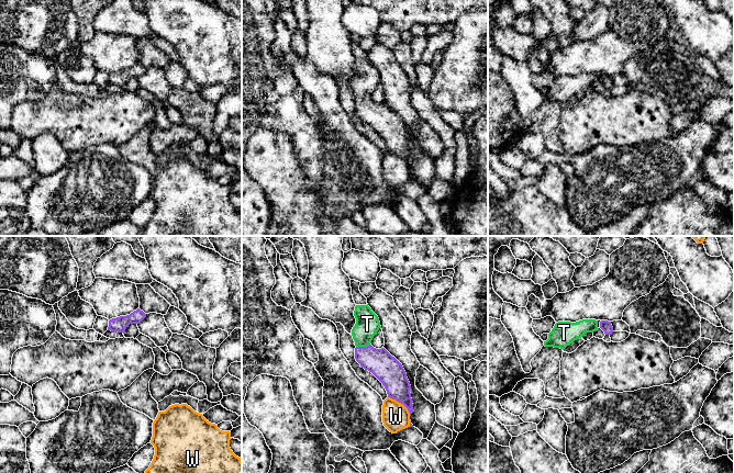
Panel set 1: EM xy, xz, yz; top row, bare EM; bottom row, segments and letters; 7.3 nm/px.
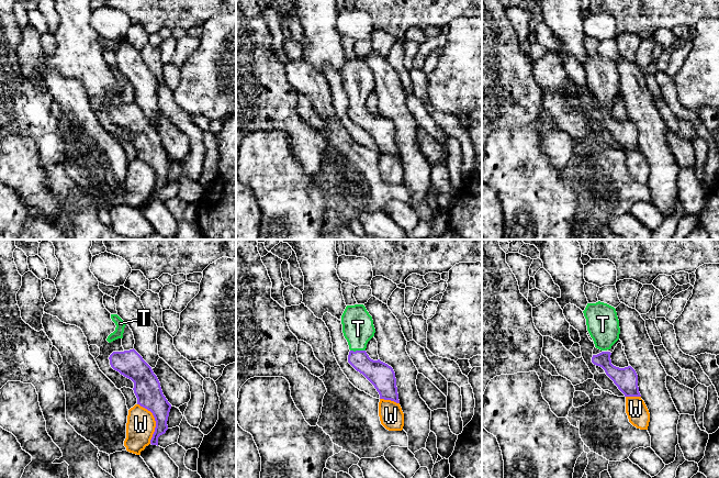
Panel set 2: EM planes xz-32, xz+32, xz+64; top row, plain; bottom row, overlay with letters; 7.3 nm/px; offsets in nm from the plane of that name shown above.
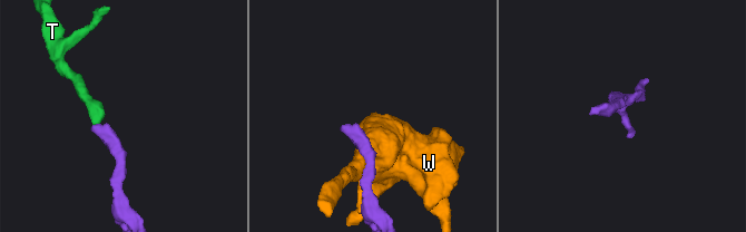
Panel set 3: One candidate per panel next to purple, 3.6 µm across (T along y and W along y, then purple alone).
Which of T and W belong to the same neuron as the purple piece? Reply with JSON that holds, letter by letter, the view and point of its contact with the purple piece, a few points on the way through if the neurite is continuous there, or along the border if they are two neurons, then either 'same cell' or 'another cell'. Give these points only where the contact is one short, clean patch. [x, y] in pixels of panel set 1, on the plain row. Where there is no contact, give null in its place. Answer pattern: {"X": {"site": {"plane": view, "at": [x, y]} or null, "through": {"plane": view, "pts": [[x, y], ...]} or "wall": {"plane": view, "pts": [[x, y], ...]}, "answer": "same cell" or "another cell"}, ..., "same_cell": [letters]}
{"T": {"site": {"plane": "xz", "at": [363, 101]}, "through": {"plane": "xz", "pts": [[387, 123], [363, 101], [363, 86], [367, 78]]}, "answer": "same cell"}, "W": {"site": {"plane": "xz", "at": [401, 157]}, "answer": "another cell"}, "same_cell": ["T"]}

